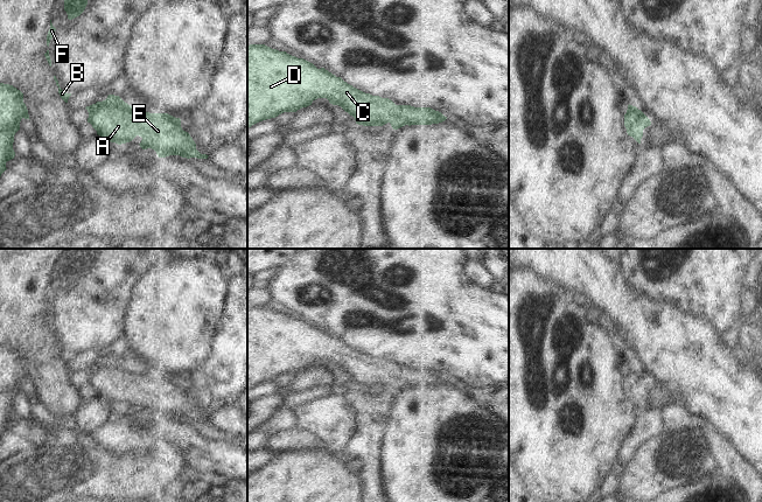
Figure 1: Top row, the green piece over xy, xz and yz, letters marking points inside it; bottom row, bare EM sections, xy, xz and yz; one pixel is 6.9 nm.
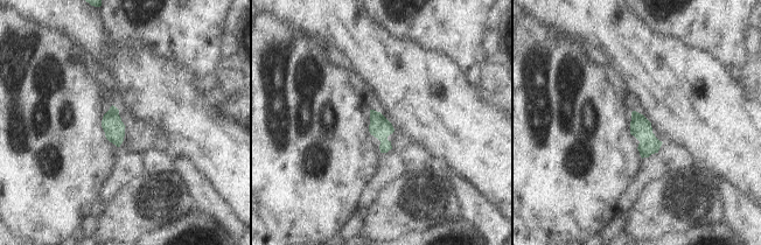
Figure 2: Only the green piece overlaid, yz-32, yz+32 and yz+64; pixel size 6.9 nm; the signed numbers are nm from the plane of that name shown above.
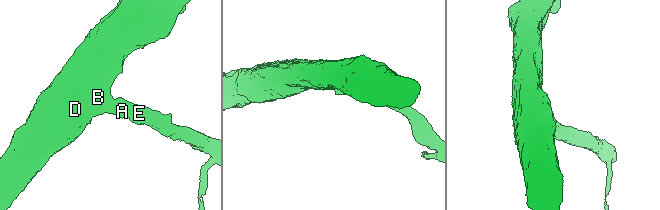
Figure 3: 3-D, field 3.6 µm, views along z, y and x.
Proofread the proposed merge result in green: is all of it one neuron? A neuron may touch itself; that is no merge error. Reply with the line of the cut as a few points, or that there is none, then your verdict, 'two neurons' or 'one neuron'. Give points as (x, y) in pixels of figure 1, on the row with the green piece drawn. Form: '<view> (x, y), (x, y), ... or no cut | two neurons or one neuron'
no cut | one neuron

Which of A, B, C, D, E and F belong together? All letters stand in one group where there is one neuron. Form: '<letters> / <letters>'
A B C D E F

